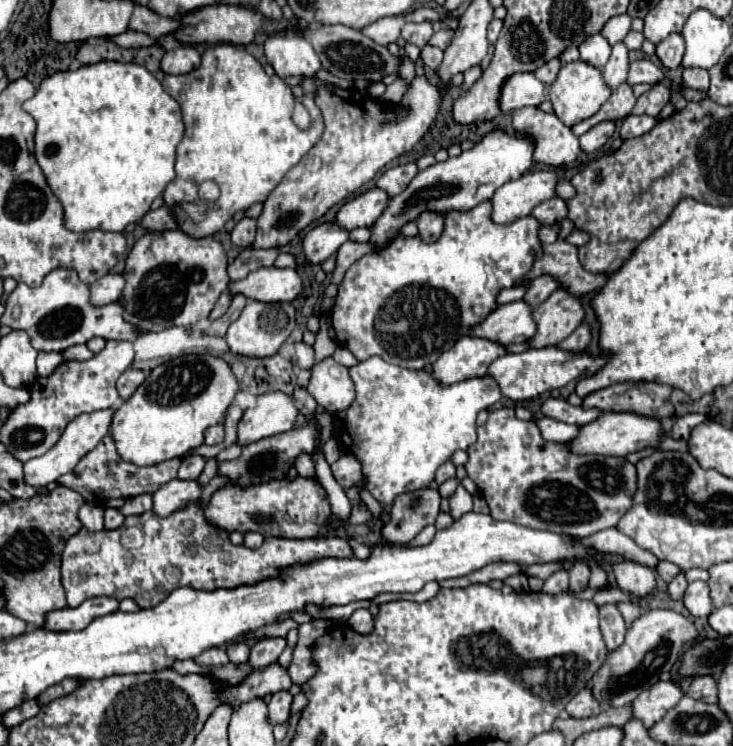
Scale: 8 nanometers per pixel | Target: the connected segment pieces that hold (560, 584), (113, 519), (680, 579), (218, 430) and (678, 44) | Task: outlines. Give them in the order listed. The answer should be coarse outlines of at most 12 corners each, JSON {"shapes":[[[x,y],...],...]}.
{"shapes":[[[554,572],[542,592],[560,594],[568,590],[568,572]],[[106,508],[106,528],[120,528],[124,516],[116,508]],[[684,572],[668,584],[674,600],[684,596],[688,586]],[[224,426],[206,430],[204,444],[214,446],[224,440]],[[670,34],[656,46],[666,68],[676,68],[684,56],[682,34]]]}

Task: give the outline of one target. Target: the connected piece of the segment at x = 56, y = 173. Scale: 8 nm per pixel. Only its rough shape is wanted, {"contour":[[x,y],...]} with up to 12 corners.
{"contour":[[140,64],[24,102],[74,232],[124,232],[174,180],[180,104]]}

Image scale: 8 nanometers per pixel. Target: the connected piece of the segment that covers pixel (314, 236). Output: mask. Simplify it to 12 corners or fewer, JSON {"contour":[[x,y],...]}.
{"contour":[[336,222],[312,228],[304,252],[312,264],[322,264],[350,232]]}

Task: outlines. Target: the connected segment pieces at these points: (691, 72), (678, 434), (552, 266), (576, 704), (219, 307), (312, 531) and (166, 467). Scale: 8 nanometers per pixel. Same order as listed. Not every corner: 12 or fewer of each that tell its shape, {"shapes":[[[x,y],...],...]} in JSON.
{"shapes":[[[684,68],[684,84],[708,92],[708,70]],[[686,414],[676,420],[670,436],[688,440],[692,428],[708,420],[706,414]],[[560,238],[542,244],[524,280],[550,274],[570,294],[602,290],[606,274],[582,268],[578,248]],[[582,688],[566,706],[574,718],[598,716],[600,704]],[[226,290],[218,298],[214,310],[210,312],[210,320],[220,318],[230,302],[232,294]],[[316,478],[226,484],[206,518],[226,532],[316,538],[330,504]],[[112,436],[56,482],[88,498],[154,494],[182,460],[136,466]]]}

